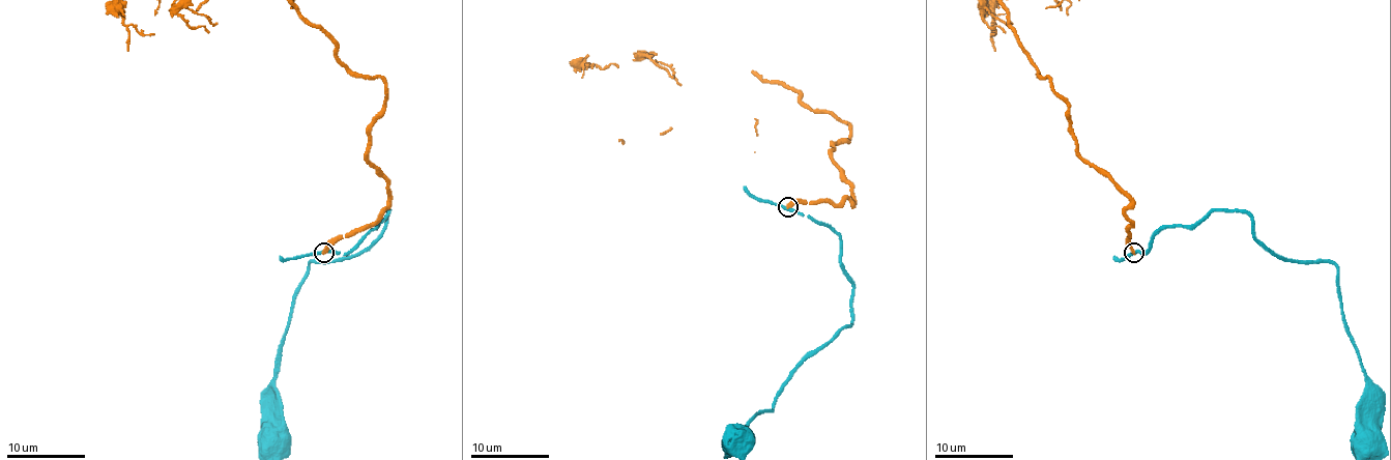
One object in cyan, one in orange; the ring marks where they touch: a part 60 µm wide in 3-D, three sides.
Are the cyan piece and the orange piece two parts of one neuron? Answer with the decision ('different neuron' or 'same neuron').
same neuron

